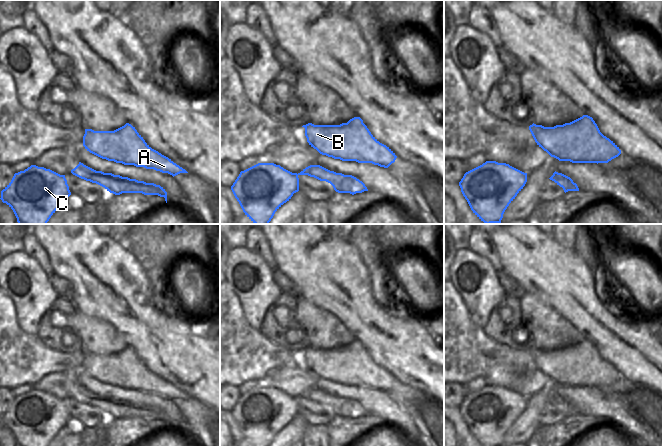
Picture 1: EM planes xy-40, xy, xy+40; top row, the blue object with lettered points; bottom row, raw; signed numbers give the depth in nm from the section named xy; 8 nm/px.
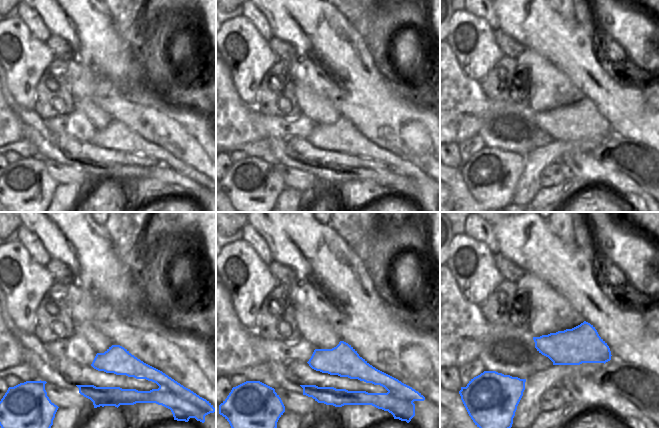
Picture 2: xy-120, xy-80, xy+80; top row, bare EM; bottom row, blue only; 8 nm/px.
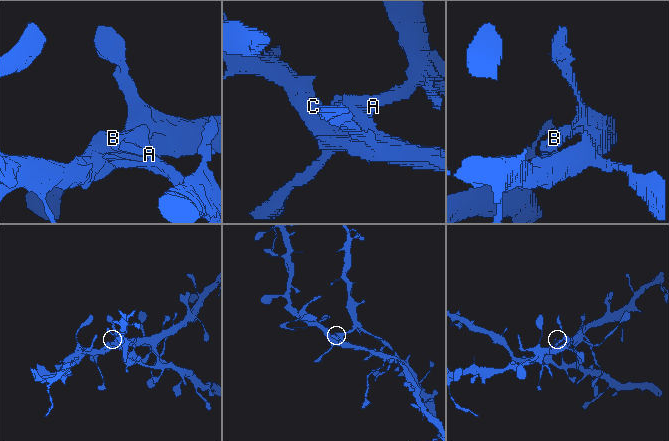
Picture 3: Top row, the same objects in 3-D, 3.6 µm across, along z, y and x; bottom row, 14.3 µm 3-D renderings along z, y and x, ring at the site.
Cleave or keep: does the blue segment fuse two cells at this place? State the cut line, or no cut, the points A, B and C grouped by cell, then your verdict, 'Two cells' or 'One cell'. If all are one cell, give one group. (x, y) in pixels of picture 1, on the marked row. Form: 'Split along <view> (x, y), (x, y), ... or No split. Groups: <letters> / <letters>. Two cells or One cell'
Split along xy+40 (563, 124), (583, 127), (588, 123), (604, 138), (608, 138). Groups: A B / C. Two cells

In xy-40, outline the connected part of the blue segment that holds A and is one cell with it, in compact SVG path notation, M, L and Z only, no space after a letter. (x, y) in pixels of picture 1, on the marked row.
M125 124L114 131L85 129L83 146L90 153L108 161L154 169L173 177L188 173L171 159L152 149L131 124Z

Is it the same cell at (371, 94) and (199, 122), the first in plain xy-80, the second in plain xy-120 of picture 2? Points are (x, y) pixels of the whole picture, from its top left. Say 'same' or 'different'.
same

